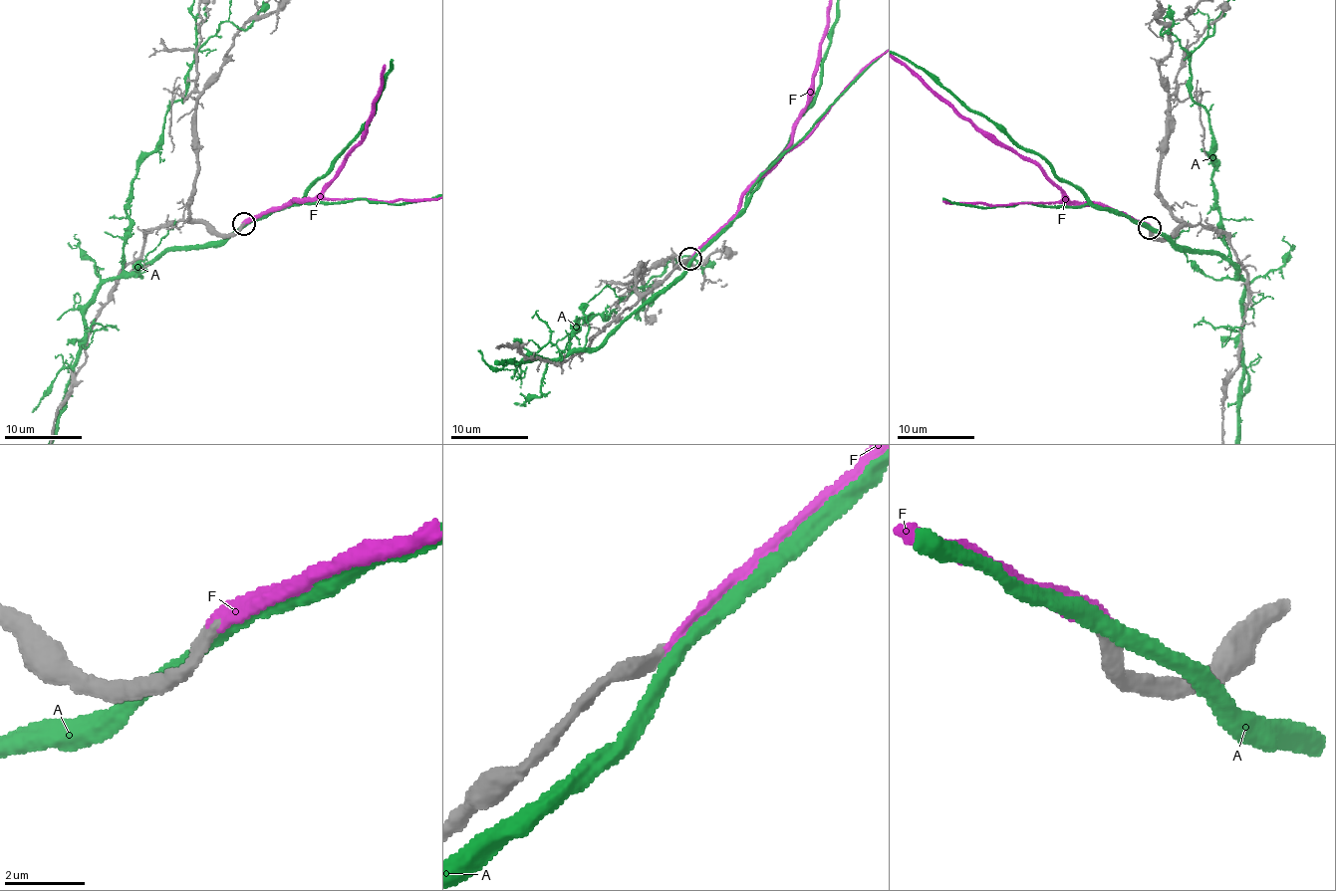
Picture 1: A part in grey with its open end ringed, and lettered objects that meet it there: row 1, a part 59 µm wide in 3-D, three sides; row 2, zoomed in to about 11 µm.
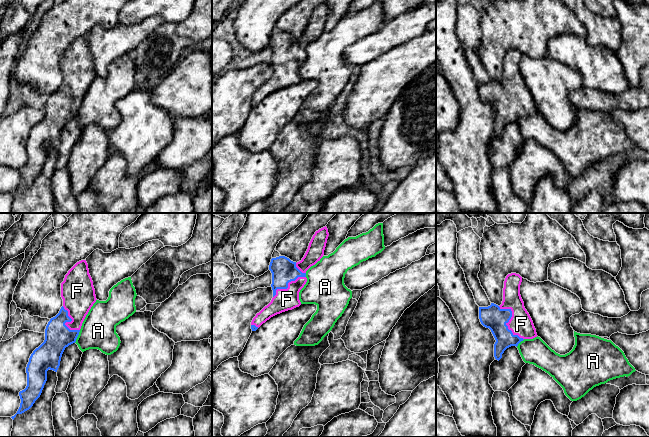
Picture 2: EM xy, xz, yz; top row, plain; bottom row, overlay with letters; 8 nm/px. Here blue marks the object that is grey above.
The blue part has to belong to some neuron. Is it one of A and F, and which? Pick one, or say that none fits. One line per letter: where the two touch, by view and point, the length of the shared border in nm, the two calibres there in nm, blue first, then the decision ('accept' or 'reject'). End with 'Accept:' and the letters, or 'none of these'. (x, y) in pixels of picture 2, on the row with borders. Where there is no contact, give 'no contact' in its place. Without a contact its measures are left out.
A: meets blue in xy at (77, 336); contact 120 nm long; 220 nm thick on the blue side, 280 nm on the other; reject
F: meets blue in yz at (508, 321); contact 340 nm long; 190 nm thick on the blue side, 190 nm on the other; accept
Accept: F

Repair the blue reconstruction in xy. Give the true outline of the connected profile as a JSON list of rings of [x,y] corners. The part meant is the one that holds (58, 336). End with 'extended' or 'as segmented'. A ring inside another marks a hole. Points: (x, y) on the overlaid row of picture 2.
[[[86,260],[77,262],[65,275],[64,281],[61,283],[61,297],[63,306],[59,313],[48,322],[44,342],[33,351],[29,358],[26,367],[27,386],[19,392],[21,403],[17,413],[11,417],[13,420],[17,414],[29,410],[40,397],[47,381],[47,371],[50,369],[57,372],[65,348],[76,342],[82,323],[97,300]]]; extended

